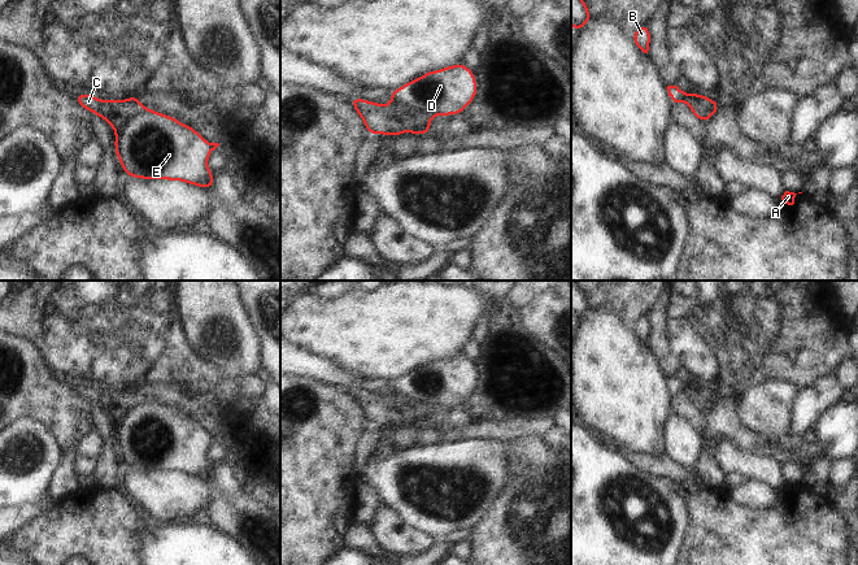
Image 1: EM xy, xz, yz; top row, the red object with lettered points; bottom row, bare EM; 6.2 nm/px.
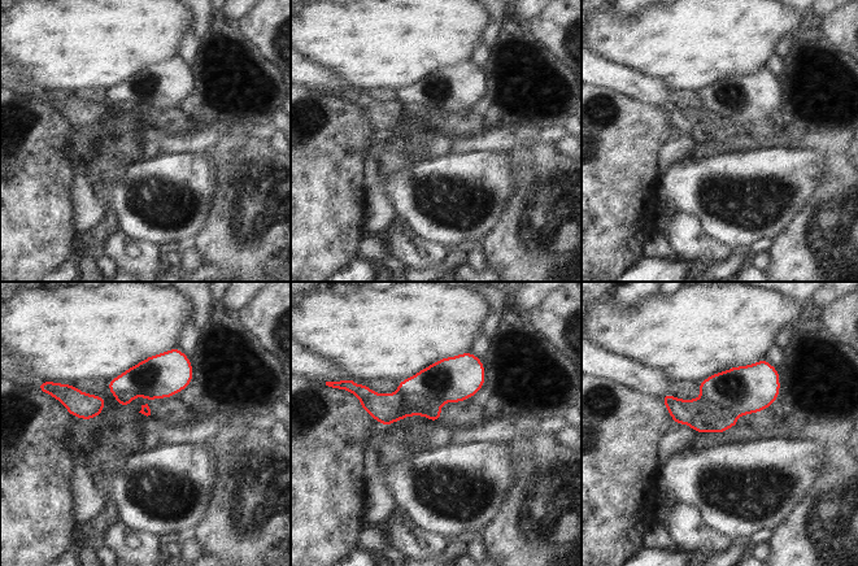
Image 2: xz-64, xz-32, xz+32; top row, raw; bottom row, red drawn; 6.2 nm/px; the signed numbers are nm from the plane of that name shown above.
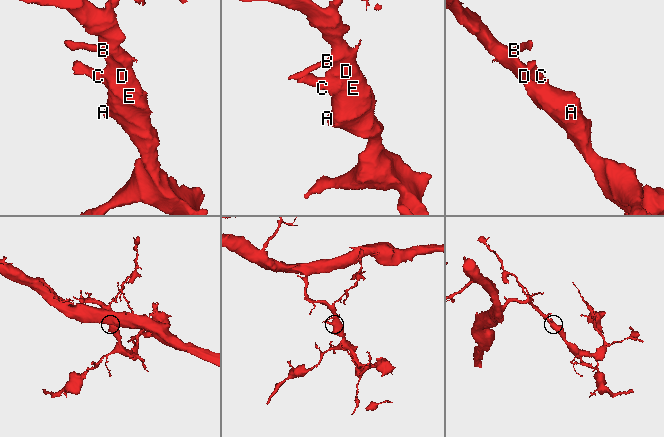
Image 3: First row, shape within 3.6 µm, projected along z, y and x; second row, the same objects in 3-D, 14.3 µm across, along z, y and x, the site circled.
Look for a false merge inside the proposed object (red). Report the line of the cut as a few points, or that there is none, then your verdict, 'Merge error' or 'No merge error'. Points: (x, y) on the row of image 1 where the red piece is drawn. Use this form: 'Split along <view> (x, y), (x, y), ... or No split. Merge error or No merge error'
Split along xz (428, 124), (419, 116), (404, 114), (399, 125). Merge error

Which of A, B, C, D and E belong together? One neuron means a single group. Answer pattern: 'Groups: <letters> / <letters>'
Groups: A B D E / C

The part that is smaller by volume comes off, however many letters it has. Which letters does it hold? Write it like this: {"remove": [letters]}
{"remove": ["C"]}

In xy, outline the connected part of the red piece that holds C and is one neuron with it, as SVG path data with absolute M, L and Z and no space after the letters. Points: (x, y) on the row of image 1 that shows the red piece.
M78 92L75 103L90 113L105 119L114 130L122 129L130 118L145 110L140 100L131 96L126 100L113 100L109 104L103 104L101 99L91 94Z

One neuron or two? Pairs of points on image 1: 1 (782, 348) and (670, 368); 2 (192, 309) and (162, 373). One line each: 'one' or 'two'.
1: one
2: two

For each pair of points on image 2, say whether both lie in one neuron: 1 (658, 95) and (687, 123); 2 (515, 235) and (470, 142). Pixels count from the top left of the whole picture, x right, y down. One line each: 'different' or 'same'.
1: different
2: different

